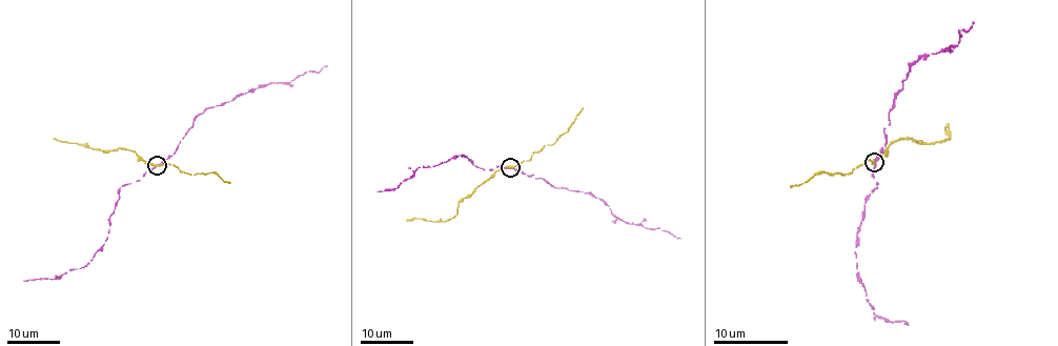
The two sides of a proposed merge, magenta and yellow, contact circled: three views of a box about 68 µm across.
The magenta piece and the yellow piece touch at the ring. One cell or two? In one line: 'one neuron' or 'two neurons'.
two neurons

